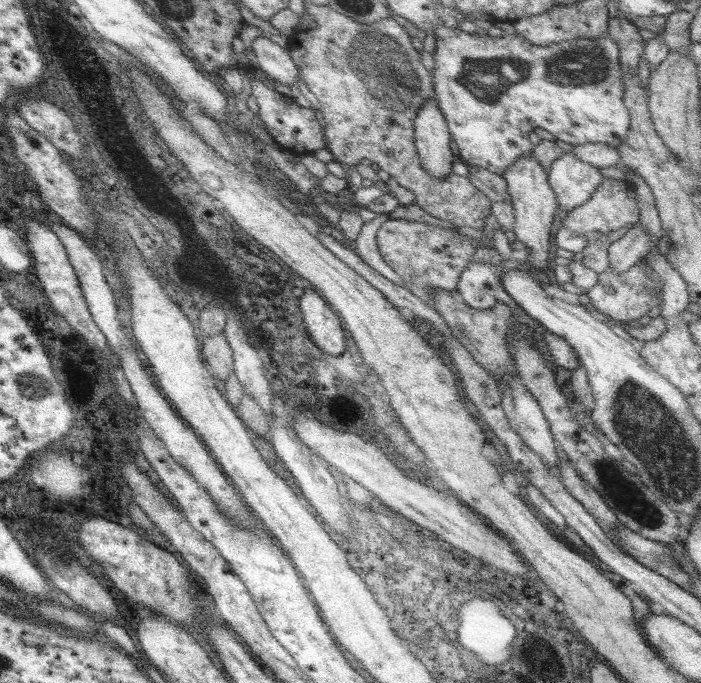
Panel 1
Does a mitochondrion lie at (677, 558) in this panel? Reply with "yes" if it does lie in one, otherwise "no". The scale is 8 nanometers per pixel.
no

